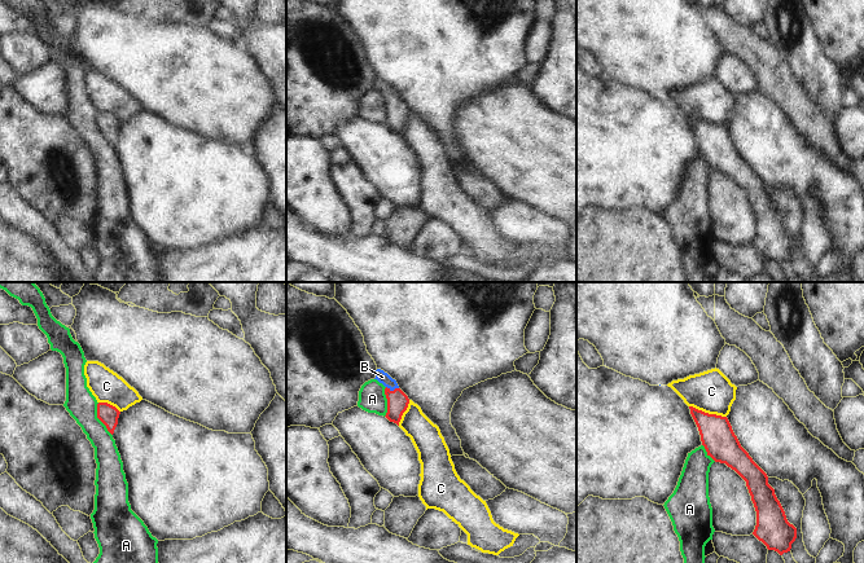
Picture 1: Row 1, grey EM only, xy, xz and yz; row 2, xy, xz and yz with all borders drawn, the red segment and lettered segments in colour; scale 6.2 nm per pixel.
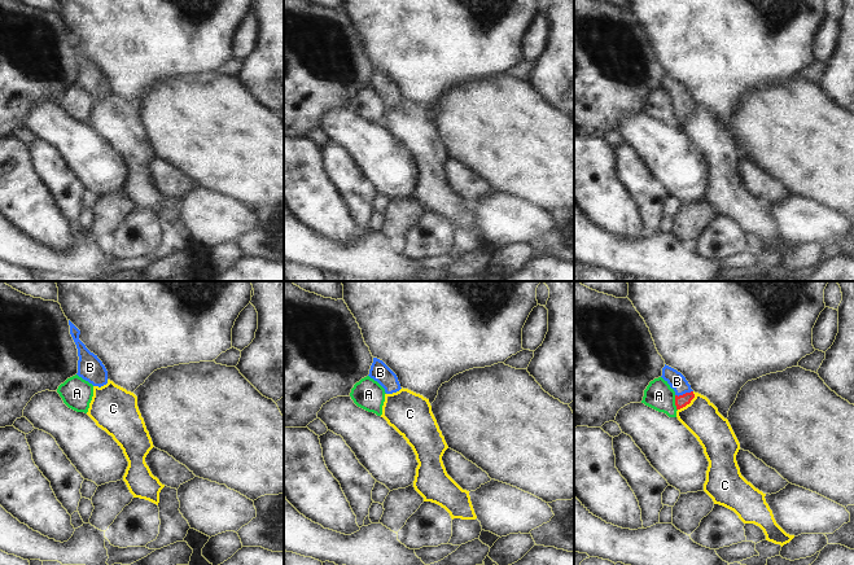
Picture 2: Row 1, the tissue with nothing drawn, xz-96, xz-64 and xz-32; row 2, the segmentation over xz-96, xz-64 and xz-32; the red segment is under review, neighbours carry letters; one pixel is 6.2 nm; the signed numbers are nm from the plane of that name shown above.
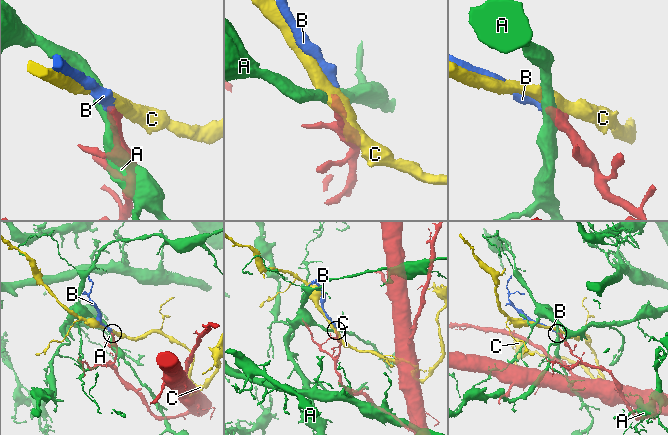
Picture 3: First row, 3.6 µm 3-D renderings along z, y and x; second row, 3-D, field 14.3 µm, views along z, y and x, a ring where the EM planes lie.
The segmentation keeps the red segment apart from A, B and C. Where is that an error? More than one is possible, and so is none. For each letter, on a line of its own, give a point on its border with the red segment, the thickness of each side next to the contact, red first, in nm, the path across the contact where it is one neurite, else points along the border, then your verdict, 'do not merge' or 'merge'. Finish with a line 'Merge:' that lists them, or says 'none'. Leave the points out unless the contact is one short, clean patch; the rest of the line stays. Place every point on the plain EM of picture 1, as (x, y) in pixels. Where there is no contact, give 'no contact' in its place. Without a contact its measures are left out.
A: xy (99, 128) | 120/190 nm | along xy (97, 113), (97, 128), (112, 145) | do not merge
B: xz (394, 100) | 130/70 nm | across xz (398, 111), (394, 100), (382, 87) | merge
C: yz (707, 123) | 200/260 nm | along yz (689, 115), (726, 127) | do not merge
Merge: B

